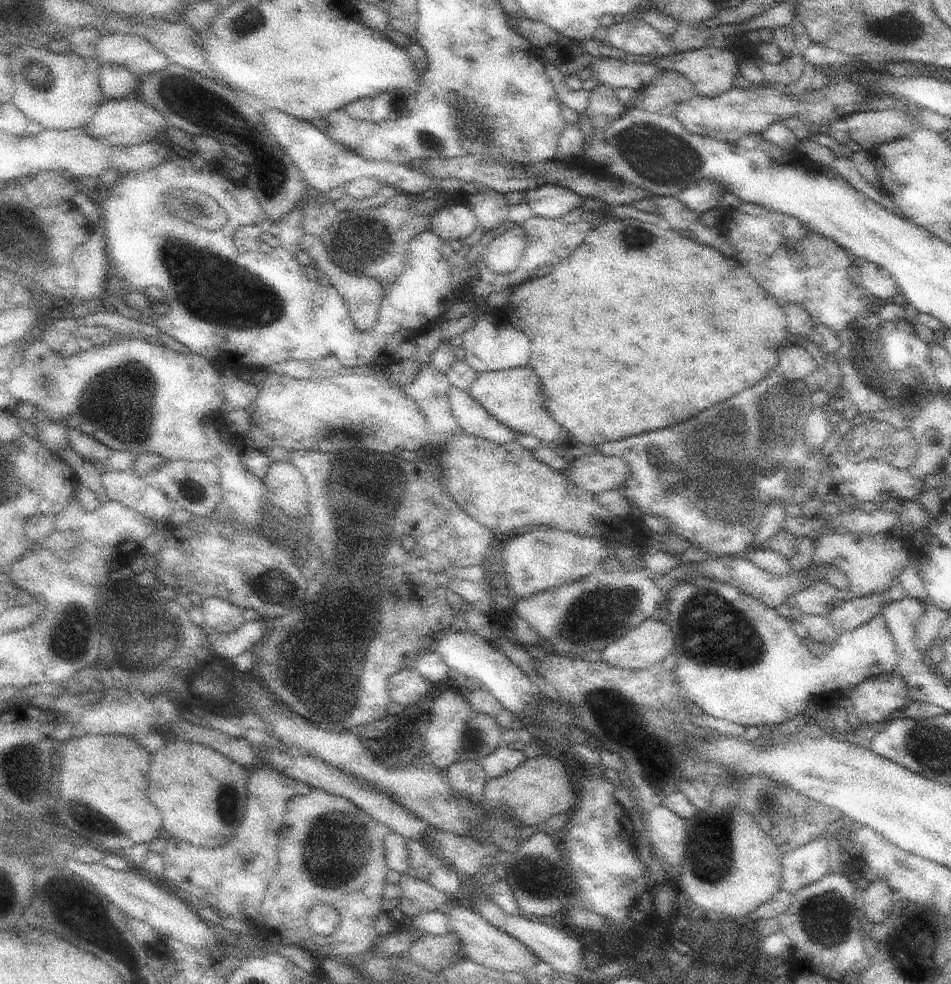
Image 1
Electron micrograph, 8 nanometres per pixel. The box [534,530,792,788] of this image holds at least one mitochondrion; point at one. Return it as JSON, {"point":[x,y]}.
{"point":[713,628]}

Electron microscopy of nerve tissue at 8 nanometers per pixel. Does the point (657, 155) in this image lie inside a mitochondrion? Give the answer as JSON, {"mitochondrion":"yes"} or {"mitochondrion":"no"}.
{"mitochondrion":"yes"}

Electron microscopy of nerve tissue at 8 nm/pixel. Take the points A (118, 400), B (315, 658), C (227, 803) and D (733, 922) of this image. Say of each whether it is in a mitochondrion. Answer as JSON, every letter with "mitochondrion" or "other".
{"A":"mitochondrion","B":"mitochondrion","C":"mitochondrion","D":"other"}

